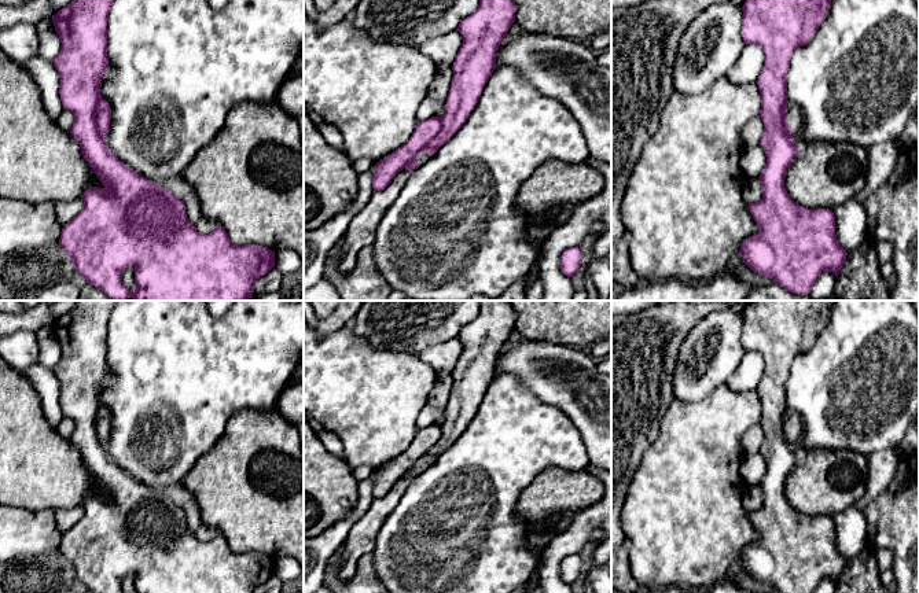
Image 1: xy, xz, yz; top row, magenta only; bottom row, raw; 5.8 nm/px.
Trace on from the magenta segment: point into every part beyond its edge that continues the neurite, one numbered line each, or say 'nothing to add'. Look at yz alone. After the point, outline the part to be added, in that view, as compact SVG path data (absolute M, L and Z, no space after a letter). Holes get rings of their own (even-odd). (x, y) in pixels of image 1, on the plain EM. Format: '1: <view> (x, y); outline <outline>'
1: yz (793, 423); outline M791 409L787 410L786 428L791 434L791 443L795 445L797 442L799 442L804 434L804 428L802 428L798 413Z

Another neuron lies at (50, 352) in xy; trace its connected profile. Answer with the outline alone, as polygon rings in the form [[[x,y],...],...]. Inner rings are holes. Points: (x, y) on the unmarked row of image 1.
[[[43,327],[36,332],[36,340],[38,345],[38,362],[54,371],[60,360],[60,346],[55,338],[52,327]]]

